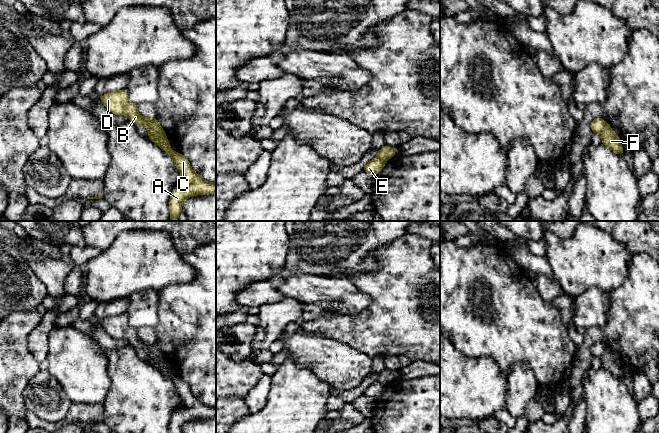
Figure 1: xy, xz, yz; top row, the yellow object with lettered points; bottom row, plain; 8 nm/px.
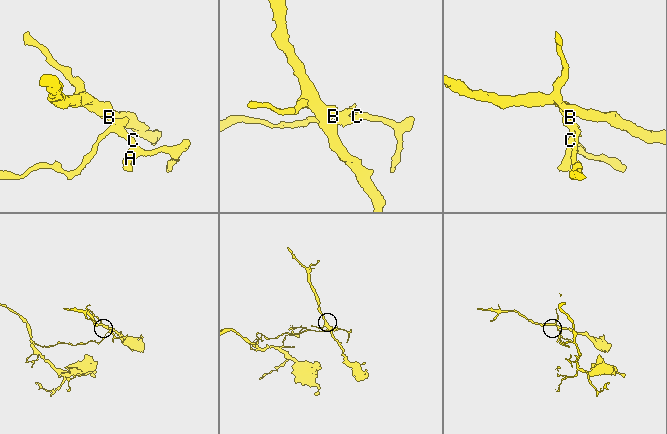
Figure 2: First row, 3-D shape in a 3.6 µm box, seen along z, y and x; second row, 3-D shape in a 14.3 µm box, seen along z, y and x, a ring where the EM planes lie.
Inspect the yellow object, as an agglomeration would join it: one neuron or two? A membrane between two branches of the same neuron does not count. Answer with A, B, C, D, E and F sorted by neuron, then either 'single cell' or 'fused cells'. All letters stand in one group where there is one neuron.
A C E F / B D; fused cells

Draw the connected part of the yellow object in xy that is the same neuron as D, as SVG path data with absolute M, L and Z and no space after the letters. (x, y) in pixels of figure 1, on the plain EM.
M126 313L106 317L99 326L113 338L127 340L135 349L151 351L166 359L156 342L145 342L138 337L137 329L129 325Z

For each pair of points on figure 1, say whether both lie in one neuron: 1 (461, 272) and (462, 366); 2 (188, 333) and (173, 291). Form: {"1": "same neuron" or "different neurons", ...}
{"1": "different neurons", "2": "same neuron"}

